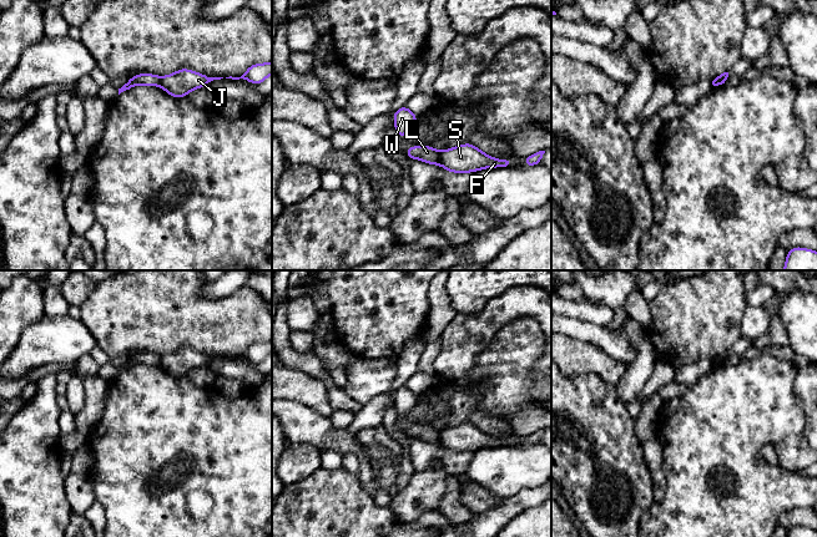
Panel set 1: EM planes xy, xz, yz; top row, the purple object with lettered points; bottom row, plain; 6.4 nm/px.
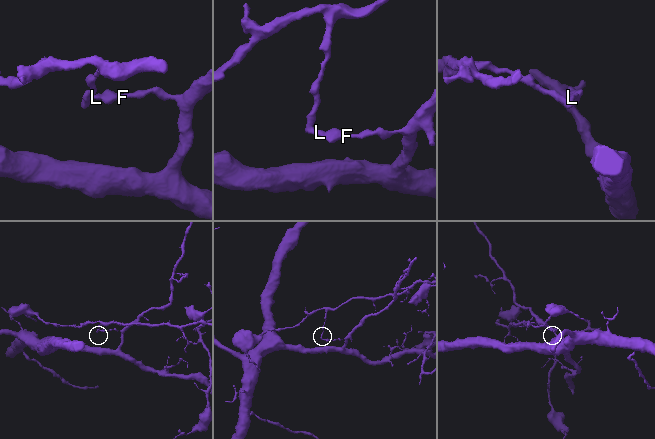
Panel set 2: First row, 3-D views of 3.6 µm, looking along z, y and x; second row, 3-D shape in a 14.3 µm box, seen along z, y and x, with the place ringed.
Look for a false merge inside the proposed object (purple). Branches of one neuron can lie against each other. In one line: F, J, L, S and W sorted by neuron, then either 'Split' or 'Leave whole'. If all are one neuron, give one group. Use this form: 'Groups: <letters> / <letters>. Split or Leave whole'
Groups: F J S / L W. Split

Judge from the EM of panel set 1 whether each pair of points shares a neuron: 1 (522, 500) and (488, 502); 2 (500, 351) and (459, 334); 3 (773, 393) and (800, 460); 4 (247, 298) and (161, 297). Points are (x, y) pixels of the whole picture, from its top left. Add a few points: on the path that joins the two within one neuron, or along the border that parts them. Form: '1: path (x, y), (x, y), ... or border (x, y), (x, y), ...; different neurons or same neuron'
1: border (504, 498), (487, 510), (474, 512); different neurons
2: border (507, 323), (478, 355), (475, 364), (470, 369); different neurons
3: border (803, 427), (800, 432), (790, 434), (783, 440); different neurons
4: path (226, 308), (182, 308); same neuron

